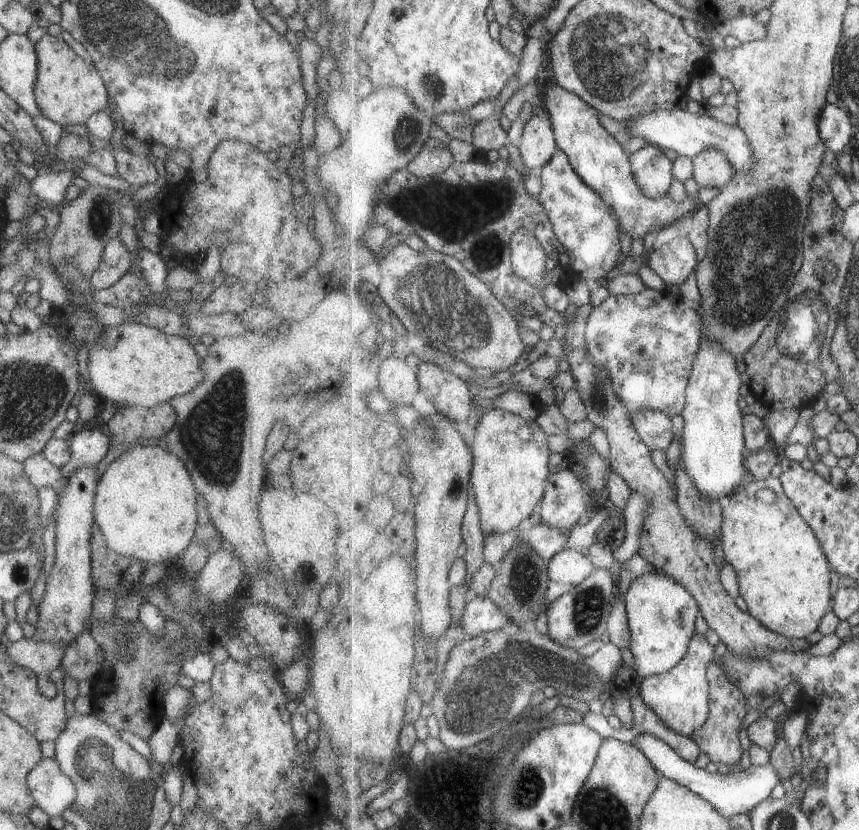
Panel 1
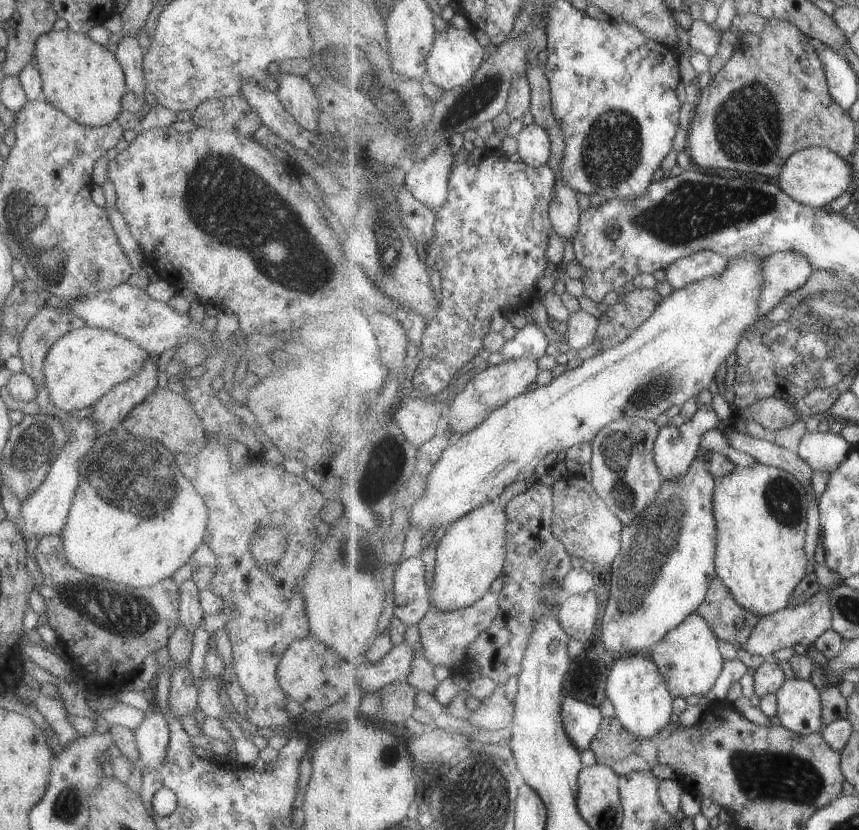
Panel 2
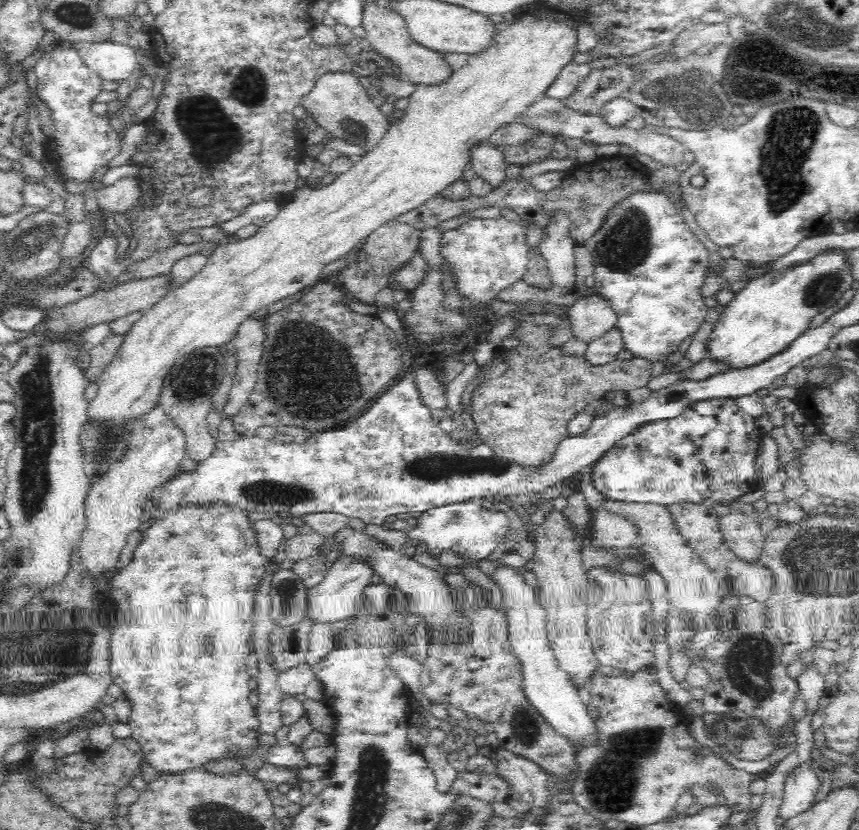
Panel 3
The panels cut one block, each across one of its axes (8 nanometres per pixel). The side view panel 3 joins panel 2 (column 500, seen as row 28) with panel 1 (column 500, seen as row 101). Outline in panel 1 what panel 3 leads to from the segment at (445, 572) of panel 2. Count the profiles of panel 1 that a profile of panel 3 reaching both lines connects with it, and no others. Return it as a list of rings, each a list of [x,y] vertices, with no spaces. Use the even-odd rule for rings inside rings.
[[[493,409],[487,412],[480,420],[478,427],[471,436],[471,450],[475,454],[472,472],[472,488],[474,500],[479,506],[480,528],[483,536],[491,534],[505,534],[517,528],[525,518],[529,518],[537,511],[542,502],[547,479],[549,478],[549,446],[547,438],[535,420],[528,421],[519,415],[512,414],[503,409]]]

